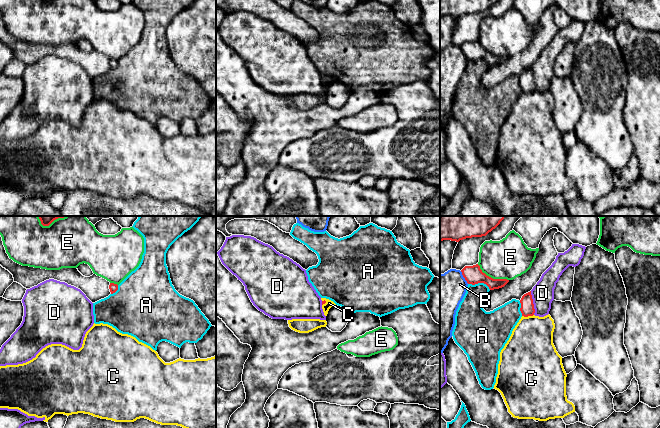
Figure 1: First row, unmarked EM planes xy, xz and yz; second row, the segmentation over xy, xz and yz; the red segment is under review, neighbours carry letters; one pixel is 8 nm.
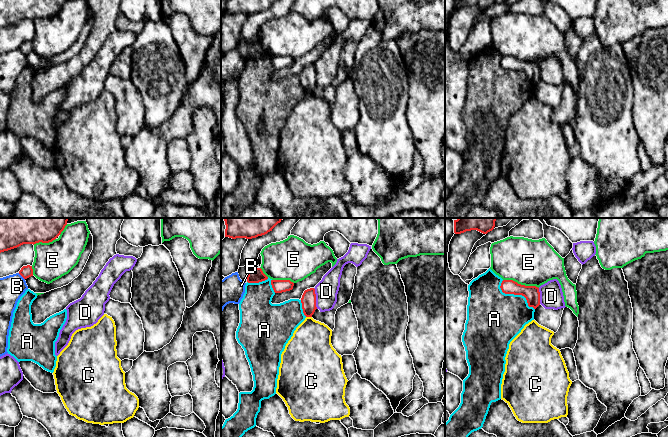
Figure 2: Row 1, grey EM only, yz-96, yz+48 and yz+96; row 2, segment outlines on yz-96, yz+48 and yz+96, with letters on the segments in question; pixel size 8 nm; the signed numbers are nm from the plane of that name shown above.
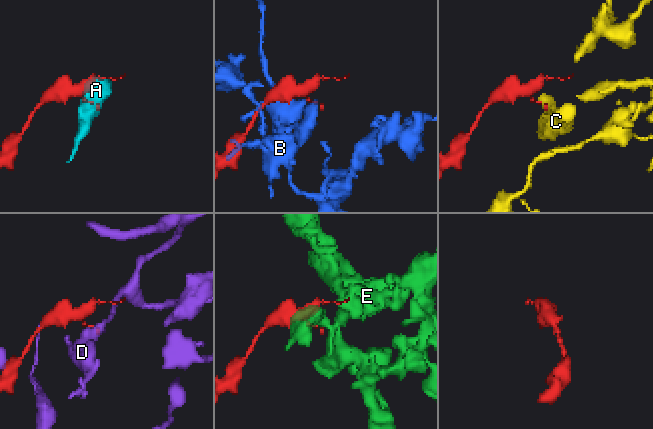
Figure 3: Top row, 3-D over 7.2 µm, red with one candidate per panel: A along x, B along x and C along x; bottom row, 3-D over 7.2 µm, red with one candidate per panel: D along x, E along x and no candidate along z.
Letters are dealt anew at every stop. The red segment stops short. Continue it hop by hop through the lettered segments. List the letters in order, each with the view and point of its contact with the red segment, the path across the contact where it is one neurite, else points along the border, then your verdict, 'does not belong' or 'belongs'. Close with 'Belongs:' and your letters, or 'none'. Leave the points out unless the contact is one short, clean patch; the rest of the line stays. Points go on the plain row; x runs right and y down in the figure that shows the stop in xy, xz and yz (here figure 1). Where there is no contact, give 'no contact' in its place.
A: yz (479, 58) | does not belong
B: yz (463, 52) | does not belong
C: yz (527, 92) | along yz (533, 90), (522, 92) | does not belong
D: yz (532, 79) | along yz (530, 67), (534, 90) | does not belong
E: yz (492, 54) | does not belong
Belongs: none

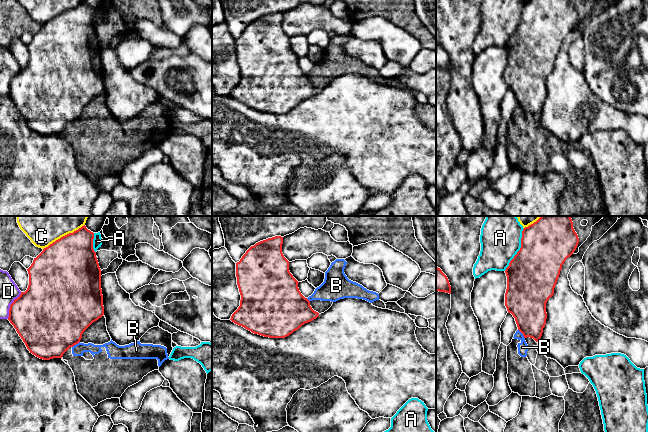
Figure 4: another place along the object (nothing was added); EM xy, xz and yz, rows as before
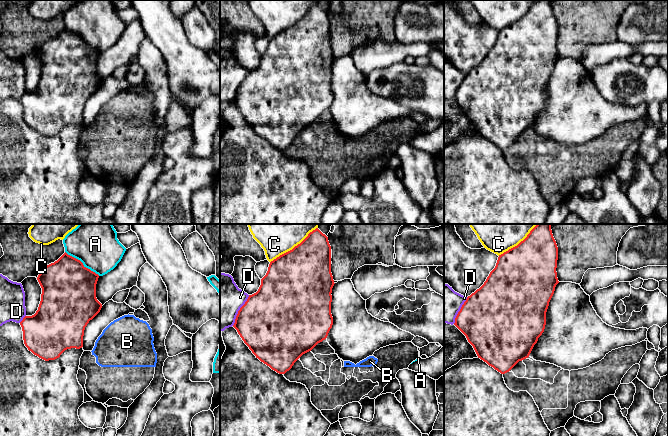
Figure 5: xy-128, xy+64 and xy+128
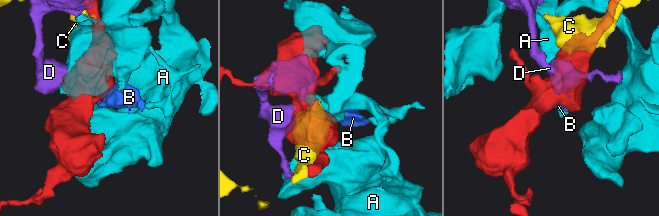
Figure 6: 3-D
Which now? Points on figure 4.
A: yz (520, 25) | does not belong
B: yz (522, 109) | along yz (518, 105), (524, 114) | does not belong
C: xy (63, 12) | does not belong
D: xy (10, 81) | does not belong
Belongs: none

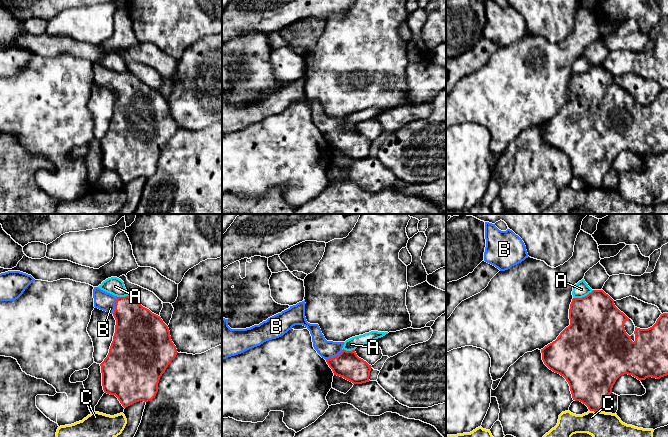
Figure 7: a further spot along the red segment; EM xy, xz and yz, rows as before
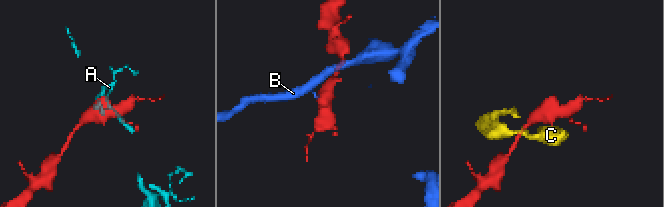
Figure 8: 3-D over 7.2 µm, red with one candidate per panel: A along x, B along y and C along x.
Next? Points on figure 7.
A: yz (583, 73) | does not belong
B: xy (115, 81) | across xy (136, 104), (115, 81), (104, 77) | belongs
C: yz (595, 187) | along yz (589, 185), (601, 187) | does not belong
Belongs: B

